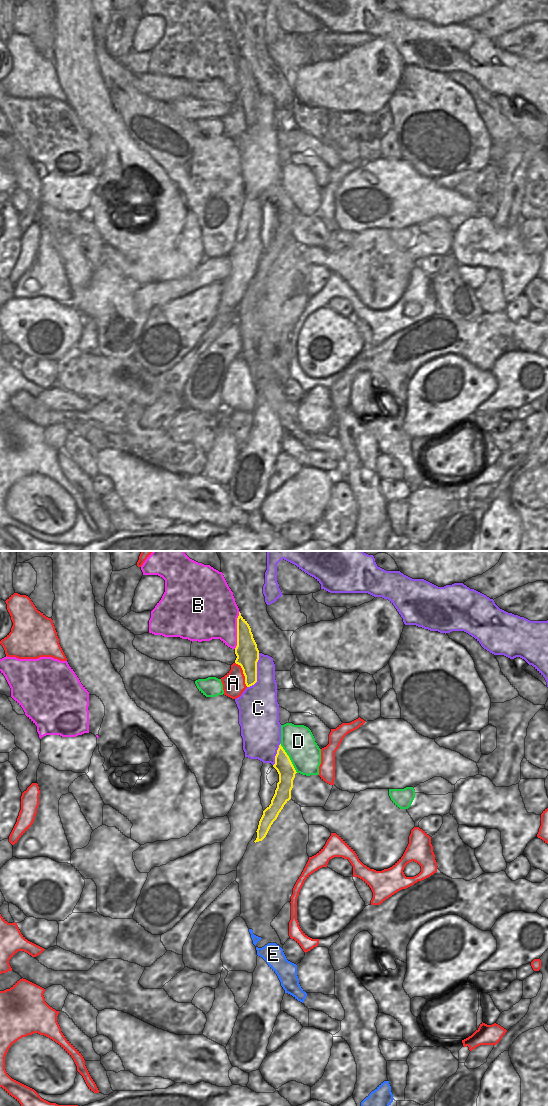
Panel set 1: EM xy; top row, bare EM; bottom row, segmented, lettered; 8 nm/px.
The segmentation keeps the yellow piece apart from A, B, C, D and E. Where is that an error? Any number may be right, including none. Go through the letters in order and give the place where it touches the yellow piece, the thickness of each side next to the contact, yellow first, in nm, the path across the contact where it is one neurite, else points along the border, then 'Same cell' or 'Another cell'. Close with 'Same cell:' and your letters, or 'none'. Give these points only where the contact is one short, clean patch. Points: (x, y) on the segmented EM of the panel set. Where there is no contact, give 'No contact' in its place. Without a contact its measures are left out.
A: Touches yellow at xy (243, 673). Thickness 180 nm (yellow) against 180 nm. Another cell
B: Touches yellow at xy (237, 630). Thickness 180 nm (yellow) against 420 nm. Another cell
C: Touches yellow at xy (256, 672). Thickness 180 nm (yellow) against 300 nm. Another cell
D: Touches yellow at xy (289, 758). Thickness 140 nm (yellow) against 260 nm. Boundary: xy (280, 743), (297, 772). Another cell
E: Touches yellow at xy (273, 821). Thickness 130 nm (yellow) against 20 nm. Path across: xy (282, 794), (273, 810), (273, 821), (274, 821). Same cell
Same cell: E.

